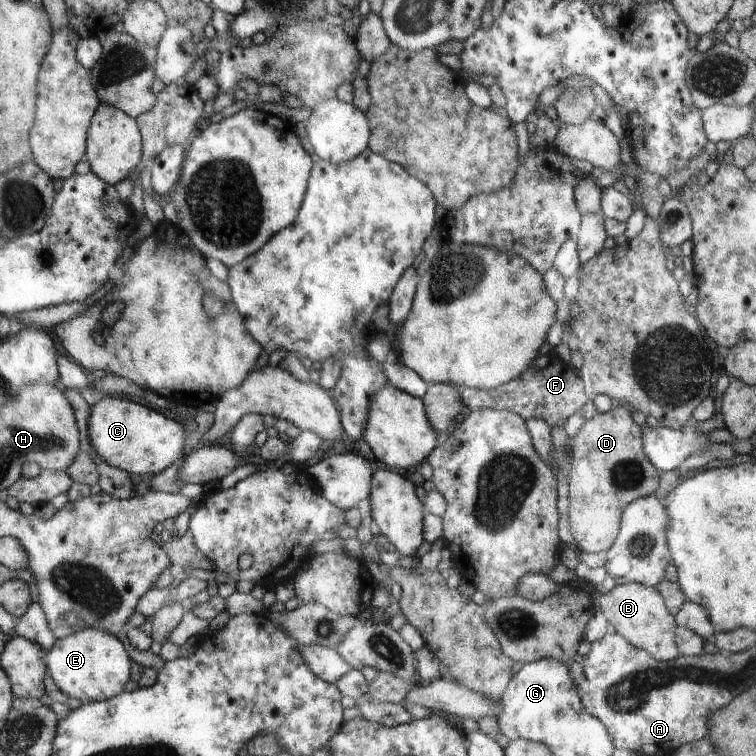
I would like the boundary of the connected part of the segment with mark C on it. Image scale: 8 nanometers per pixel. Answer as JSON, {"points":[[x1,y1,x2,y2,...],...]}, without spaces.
{"points":[[108,395,99,396,98,402,91,406,88,416,88,438,92,450,106,464,138,476,140,474,150,476,166,471,176,460,186,456,184,454,186,434,182,424,142,404,124,398,108,398]]}

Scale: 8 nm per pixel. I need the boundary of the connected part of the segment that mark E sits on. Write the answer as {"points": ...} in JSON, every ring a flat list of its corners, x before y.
{"points":[[83,628,67,638,56,639,47,651,47,672,66,696,82,703,107,701,119,695,130,678,130,658,122,642,112,633]]}

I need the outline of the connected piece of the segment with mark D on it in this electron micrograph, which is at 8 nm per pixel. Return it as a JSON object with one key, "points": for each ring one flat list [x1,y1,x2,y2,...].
{"points":[[613,404,612,408,604,413,597,413,593,418,585,419,584,424,580,427,580,430,577,432,576,436,572,439,570,443,570,452,571,452,571,464,570,470,568,471,568,484,569,484,569,529,572,535,572,538,577,542,578,547,587,553,598,553,607,551,616,536,618,536,618,531,620,528,620,521,622,518,622,513,624,508,636,500,636,498,642,498,642,496,648,496,648,494,654,494,656,488,658,488,658,472,656,468,651,463,651,459,644,454,642,450,642,428,632,420,630,416,630,410,626,410,625,405]]}

